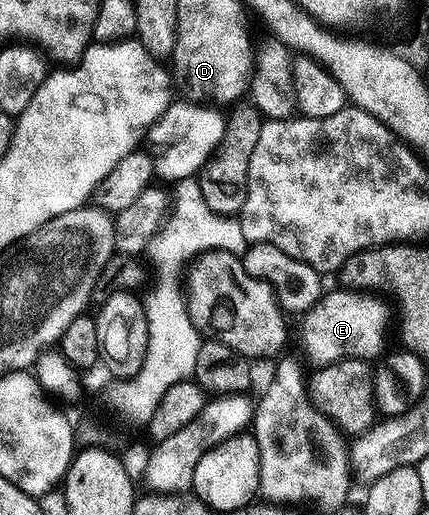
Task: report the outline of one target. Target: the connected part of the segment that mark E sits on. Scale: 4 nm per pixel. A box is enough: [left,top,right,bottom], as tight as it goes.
[299,287,389,367]

